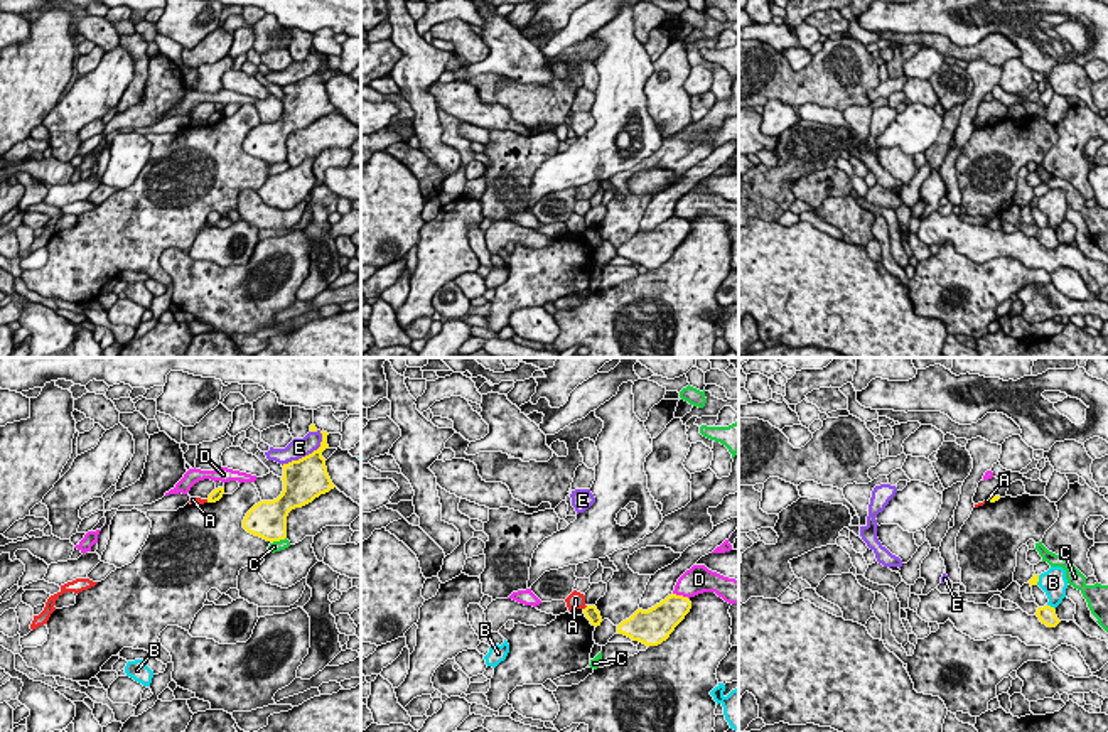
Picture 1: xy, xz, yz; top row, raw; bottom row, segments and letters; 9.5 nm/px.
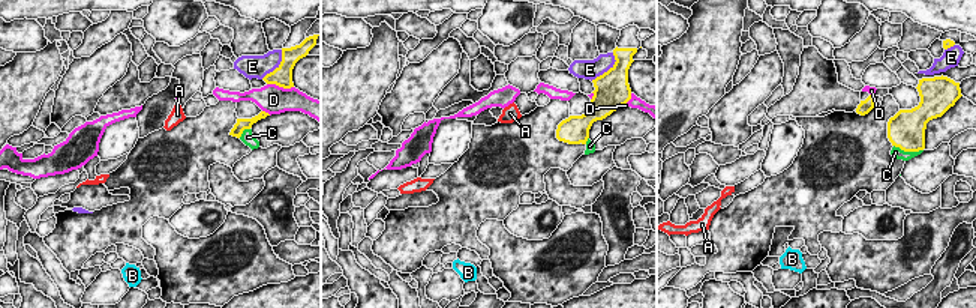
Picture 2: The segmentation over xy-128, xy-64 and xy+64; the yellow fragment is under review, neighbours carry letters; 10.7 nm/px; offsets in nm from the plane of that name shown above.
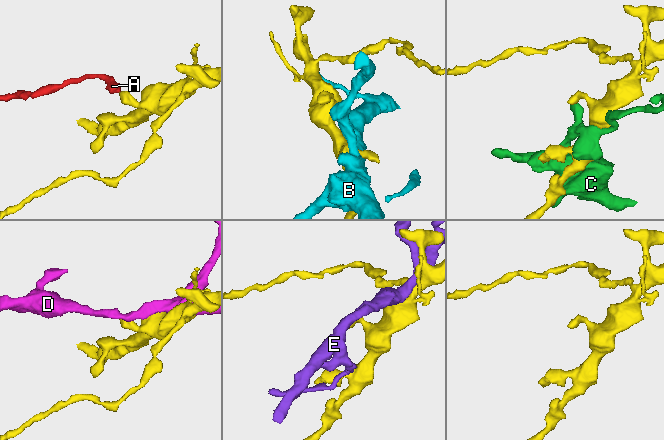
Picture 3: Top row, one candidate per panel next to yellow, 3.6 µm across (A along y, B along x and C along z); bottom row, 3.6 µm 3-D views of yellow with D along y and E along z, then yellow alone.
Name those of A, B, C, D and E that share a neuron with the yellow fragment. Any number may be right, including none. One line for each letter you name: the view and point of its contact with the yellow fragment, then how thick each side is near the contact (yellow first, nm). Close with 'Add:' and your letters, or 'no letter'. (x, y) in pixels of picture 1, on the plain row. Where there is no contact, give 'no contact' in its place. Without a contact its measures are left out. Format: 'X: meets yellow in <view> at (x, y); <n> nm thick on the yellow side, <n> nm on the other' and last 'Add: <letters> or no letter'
Add: no letter

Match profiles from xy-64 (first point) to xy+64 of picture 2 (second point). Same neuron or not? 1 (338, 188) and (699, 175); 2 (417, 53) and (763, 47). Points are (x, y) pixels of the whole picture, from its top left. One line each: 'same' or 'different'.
1: different
2: different

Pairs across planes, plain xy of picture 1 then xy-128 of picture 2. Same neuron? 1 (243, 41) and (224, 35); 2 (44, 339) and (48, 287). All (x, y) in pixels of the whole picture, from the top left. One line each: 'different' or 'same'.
1: different
2: different

